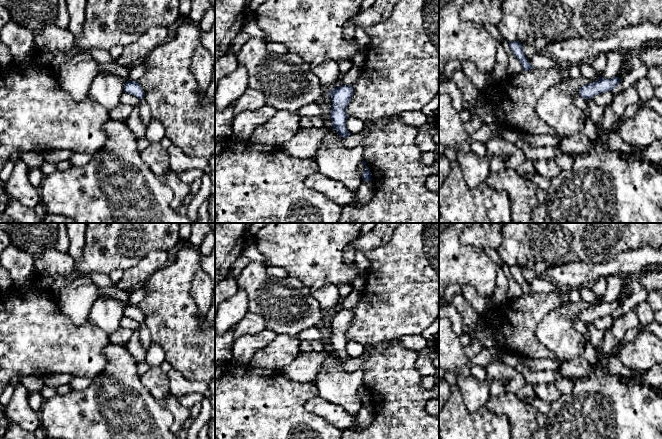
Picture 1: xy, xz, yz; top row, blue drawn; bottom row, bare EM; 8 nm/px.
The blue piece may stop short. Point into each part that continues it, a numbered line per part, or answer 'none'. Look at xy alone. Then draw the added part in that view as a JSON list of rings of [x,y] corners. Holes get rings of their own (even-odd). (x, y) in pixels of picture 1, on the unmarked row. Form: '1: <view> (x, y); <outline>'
none

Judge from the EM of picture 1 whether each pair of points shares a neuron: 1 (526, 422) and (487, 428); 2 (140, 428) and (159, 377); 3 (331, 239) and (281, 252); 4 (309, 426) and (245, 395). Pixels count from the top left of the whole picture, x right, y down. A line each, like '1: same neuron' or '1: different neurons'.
1: different neurons
2: different neurons
3: same neuron
4: same neuron

